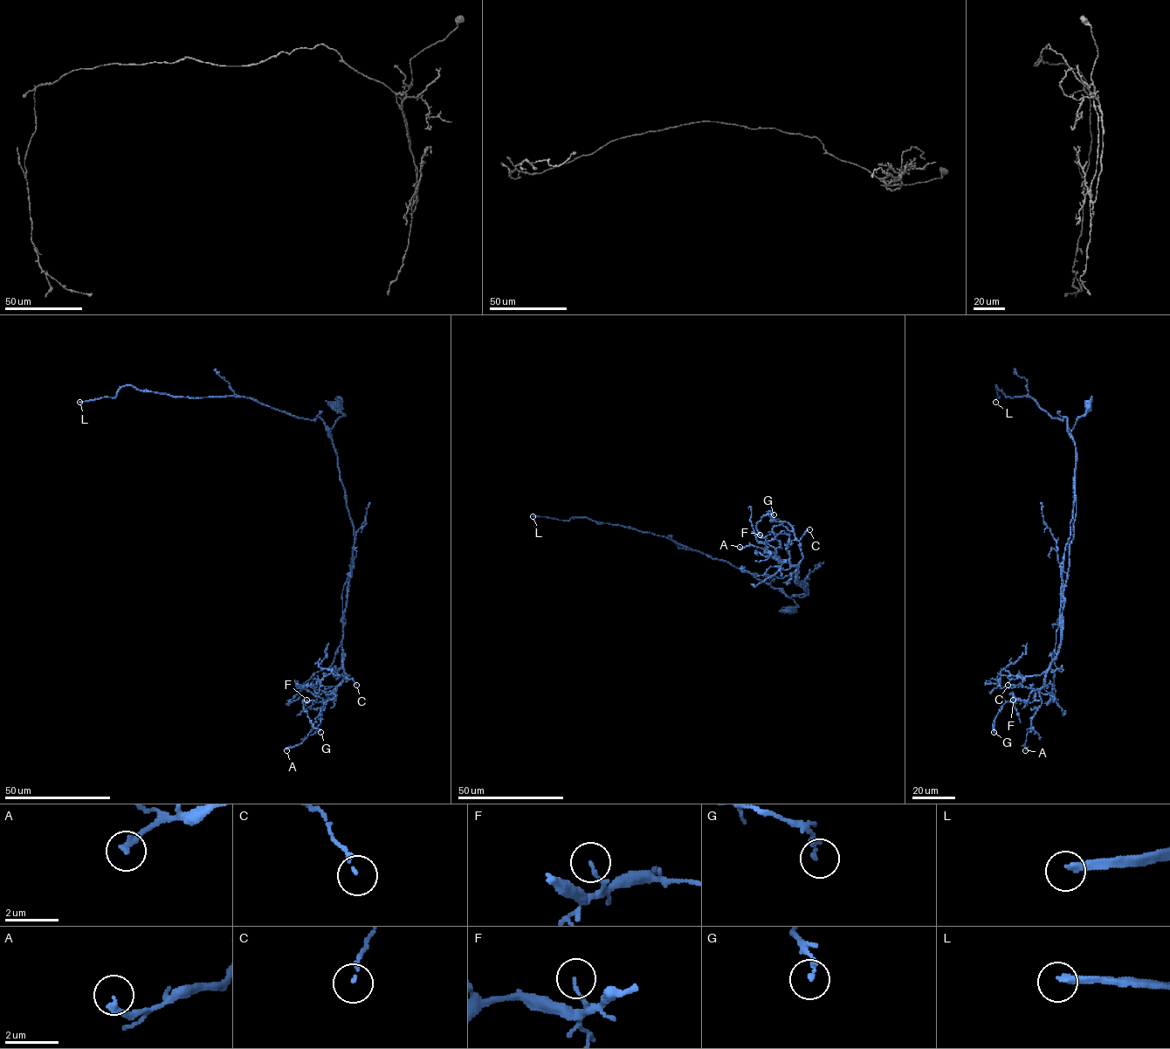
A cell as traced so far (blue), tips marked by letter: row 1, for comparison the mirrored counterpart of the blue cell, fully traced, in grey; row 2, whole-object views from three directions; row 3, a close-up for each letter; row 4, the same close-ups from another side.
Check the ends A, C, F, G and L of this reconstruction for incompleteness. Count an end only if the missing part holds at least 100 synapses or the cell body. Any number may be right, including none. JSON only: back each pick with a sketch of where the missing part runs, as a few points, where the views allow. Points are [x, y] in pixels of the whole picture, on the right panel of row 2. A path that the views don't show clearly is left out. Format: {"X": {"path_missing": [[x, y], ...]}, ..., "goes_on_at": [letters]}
{"L": {"path_missing": [[995, 402], [1007, 394], [1041, 414], [1083, 475], [1056, 696], [1069, 713], [1037, 727], [1005, 716]]}, "goes_on_at": ["L"]}

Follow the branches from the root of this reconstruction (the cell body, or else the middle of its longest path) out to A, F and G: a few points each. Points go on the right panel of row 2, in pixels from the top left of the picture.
A: (1088, 404), (1071, 432), (1076, 484), (1061, 570), (1060, 647), (1039, 689), (1042, 702), (1032, 720), (1025, 750)
F: (1088, 404), (1071, 432), (1076, 484), (1061, 570), (1060, 647), (1039, 689), (1040, 699), (1013, 700)
G: (1088, 404), (1071, 432), (1076, 484), (1061, 570), (1058, 653), (1039, 689), (1040, 699), (1007, 701), (994, 732)

